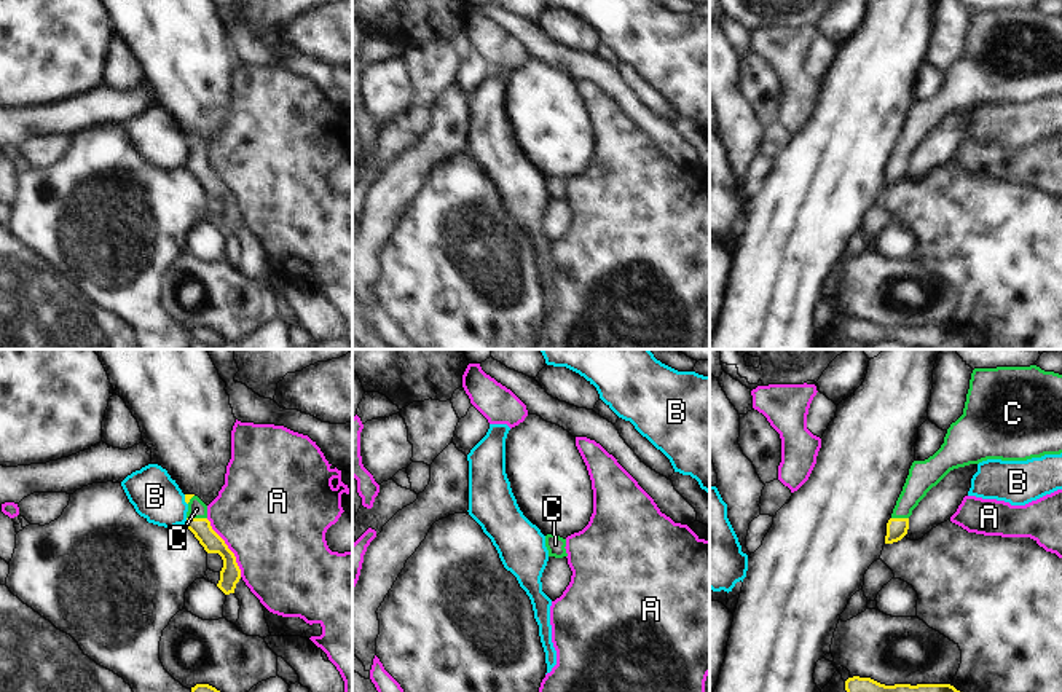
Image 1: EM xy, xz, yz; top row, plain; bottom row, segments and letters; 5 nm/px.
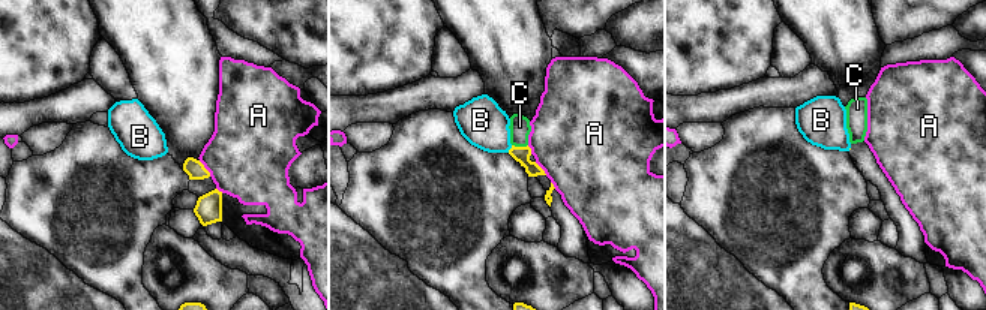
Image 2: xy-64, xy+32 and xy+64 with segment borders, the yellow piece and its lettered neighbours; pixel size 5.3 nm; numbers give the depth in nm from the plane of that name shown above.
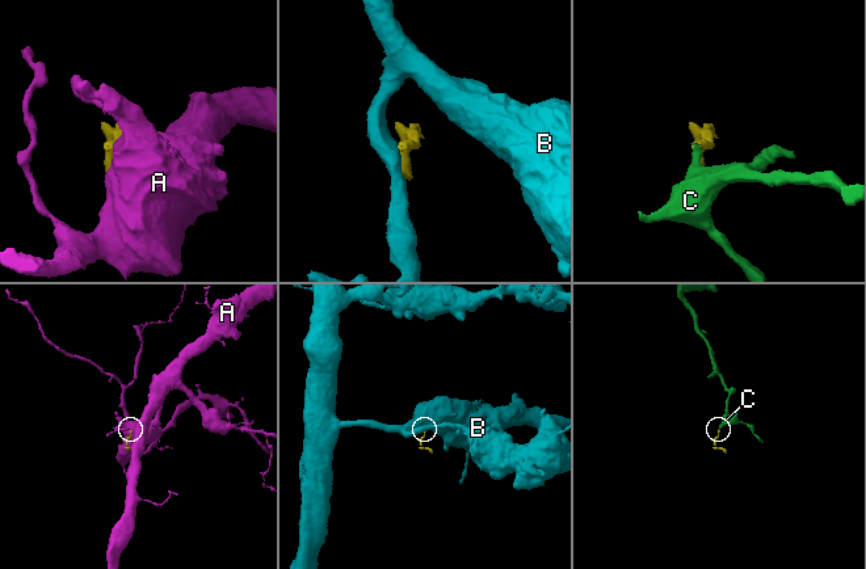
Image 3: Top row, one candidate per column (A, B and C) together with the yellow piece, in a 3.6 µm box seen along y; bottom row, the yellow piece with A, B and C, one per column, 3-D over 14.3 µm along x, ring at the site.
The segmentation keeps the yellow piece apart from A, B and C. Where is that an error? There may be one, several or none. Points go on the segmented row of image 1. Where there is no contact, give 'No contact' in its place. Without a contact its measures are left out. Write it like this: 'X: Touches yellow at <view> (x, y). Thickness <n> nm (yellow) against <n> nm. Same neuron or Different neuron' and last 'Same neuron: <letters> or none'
A: Touches yellow at xy (227, 547). Thickness 110 nm (yellow) against 480 nm. Different neuron
B: Touches yellow at xy (185, 522). Thickness 100 nm (yellow) against 240 nm. Different neuron
C: Touches yellow at xy (196, 518). Thickness 100 nm (yellow) against 100 nm. Same neuron
Same neuron: C.

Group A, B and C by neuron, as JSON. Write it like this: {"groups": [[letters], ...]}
{"groups": [["A"], ["B"], ["C"]]}

